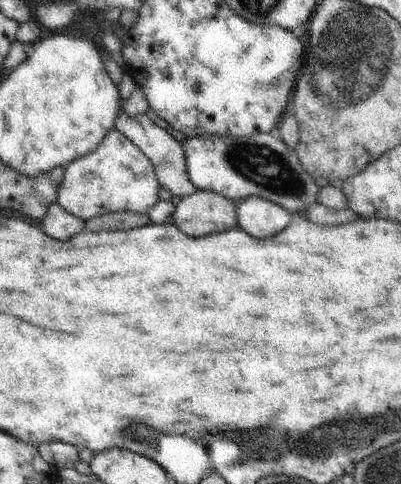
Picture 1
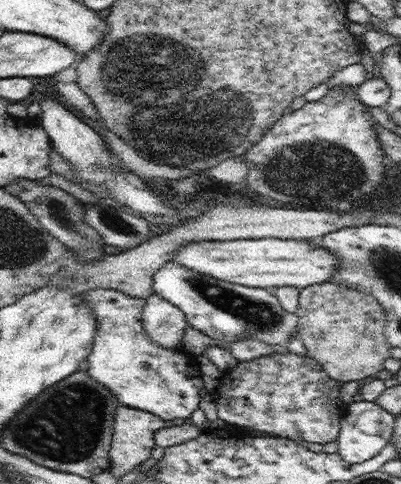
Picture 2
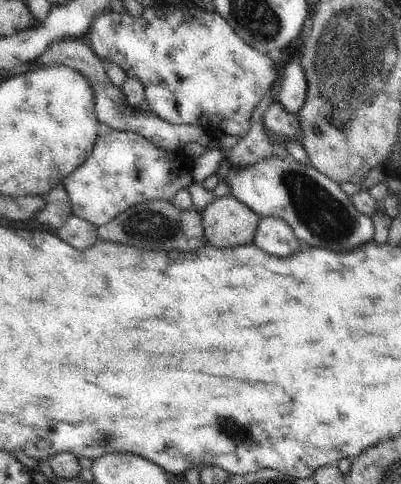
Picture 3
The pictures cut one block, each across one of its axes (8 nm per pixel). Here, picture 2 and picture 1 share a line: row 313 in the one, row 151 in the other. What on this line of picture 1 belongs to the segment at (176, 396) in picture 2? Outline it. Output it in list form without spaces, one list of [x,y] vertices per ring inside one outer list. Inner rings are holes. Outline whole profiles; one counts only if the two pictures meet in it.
[[[113,128],[95,152],[77,158],[63,168],[63,182],[55,202],[85,222],[115,212],[137,212],[143,216],[159,202],[159,188],[161,184],[157,182],[151,160],[129,138]]]

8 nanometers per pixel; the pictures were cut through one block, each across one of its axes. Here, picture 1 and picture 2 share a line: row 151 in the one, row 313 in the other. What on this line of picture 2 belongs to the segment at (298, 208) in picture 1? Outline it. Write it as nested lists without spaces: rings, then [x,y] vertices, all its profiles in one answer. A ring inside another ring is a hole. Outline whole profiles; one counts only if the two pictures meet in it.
[[[169,260],[167,264],[163,264],[163,268],[157,270],[151,278],[151,286],[153,294],[171,302],[185,314],[187,324],[211,338],[225,342],[227,346],[245,338],[257,338],[267,344],[285,346],[287,338],[295,336],[297,314],[285,312],[279,306],[279,300],[273,294],[273,290],[249,288],[241,284],[215,280],[211,276],[205,276],[203,272],[185,268],[177,260]]]

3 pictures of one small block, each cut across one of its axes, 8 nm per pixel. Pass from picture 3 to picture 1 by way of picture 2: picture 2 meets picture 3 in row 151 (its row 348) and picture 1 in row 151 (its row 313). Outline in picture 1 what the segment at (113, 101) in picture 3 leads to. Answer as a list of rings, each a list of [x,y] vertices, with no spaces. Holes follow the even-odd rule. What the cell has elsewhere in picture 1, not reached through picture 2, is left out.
[[[119,108],[119,116],[117,116],[113,128],[117,132],[121,132],[125,138],[129,138],[151,160],[153,170],[155,170],[155,176],[157,176],[157,182],[163,188],[167,188],[173,196],[185,198],[185,196],[191,196],[191,194],[197,192],[197,188],[189,182],[189,174],[187,174],[187,166],[185,166],[185,156],[183,156],[181,144],[177,140],[173,140],[163,128],[159,128],[157,124],[153,124],[147,116],[131,118],[121,108]]]

